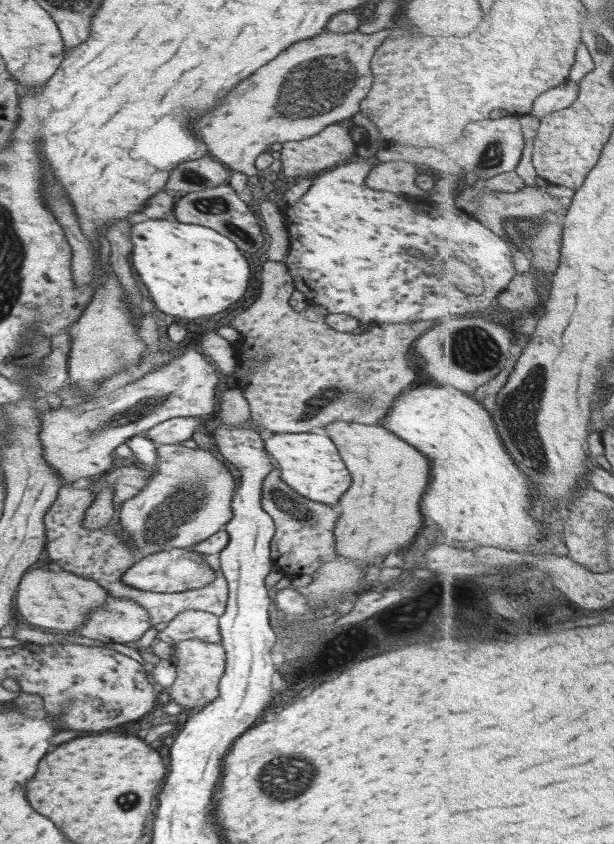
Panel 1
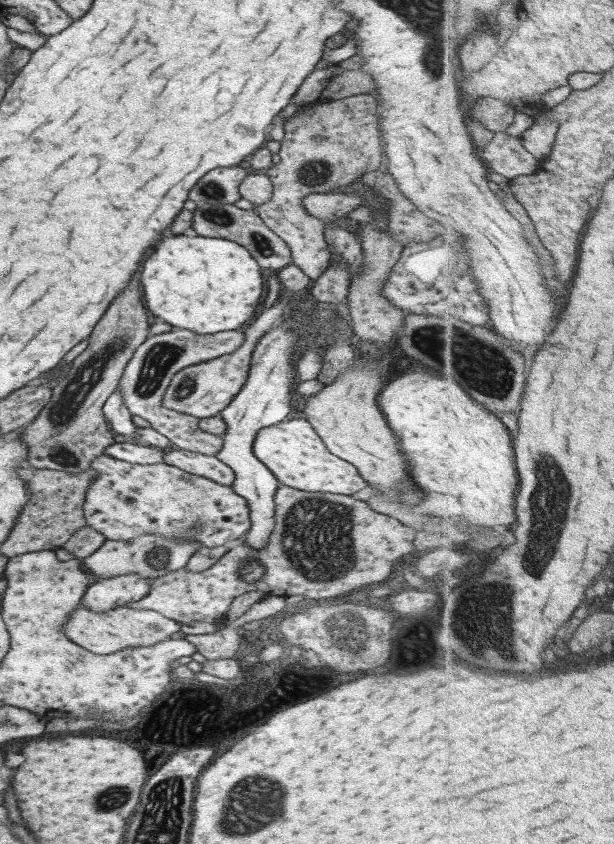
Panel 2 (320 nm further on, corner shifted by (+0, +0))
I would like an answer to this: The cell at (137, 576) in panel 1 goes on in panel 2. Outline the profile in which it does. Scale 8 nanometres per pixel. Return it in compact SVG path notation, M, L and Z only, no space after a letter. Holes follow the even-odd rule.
M135 573L103 578L85 589L79 605L93 612L107 612L117 606L141 600L149 589L150 578Z

